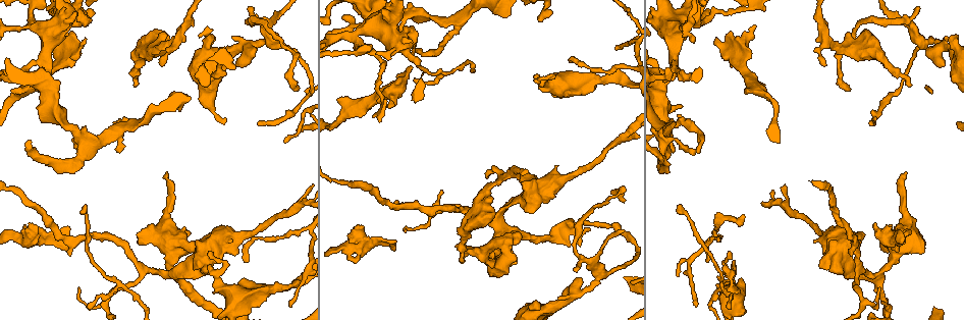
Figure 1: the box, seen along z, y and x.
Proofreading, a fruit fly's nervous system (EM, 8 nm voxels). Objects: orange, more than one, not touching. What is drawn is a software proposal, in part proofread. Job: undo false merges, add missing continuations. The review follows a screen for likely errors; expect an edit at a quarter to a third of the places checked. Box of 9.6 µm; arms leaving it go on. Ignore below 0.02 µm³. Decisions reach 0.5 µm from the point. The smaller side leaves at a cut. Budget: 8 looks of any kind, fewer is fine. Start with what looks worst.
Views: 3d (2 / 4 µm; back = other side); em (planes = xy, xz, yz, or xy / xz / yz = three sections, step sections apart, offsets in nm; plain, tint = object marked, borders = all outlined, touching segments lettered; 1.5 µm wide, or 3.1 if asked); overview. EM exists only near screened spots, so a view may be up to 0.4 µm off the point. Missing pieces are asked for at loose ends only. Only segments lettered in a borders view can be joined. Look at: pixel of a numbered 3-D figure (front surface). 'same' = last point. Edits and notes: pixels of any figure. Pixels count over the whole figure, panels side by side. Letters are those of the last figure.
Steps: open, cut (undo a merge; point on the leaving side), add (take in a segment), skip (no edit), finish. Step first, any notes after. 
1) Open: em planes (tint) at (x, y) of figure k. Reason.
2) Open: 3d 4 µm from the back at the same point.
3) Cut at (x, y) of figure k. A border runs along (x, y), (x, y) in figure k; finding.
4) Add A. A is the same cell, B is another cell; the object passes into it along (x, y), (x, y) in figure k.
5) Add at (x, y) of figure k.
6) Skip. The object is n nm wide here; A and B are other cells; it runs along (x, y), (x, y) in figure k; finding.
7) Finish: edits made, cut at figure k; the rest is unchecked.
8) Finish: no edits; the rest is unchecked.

Open: em planes (borders) at (355, 227) of figure 1. An open end.

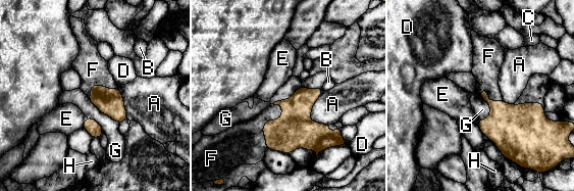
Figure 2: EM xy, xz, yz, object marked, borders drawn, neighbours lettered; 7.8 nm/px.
Add at (244, 143) of figure 2. The longest contact is with F, 360 nm; F is the same cell, A, B, C, D, E, G and H are other cells; the neuron continues.

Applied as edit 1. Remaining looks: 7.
Open: overview.

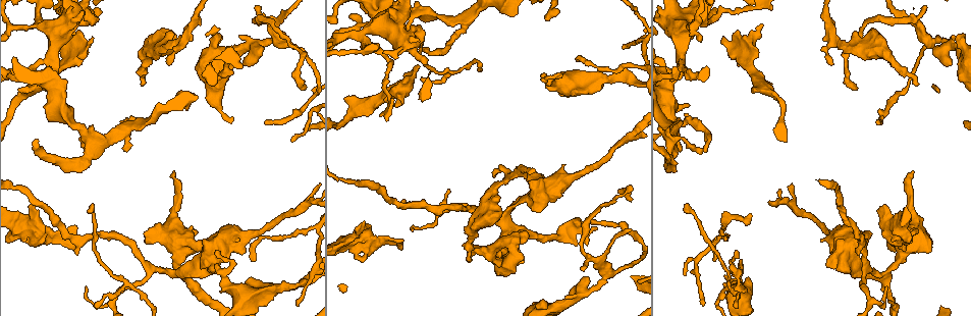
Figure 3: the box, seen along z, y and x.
Open: em xz step 8 (tint) at (467, 260) of figure 3. Free end.

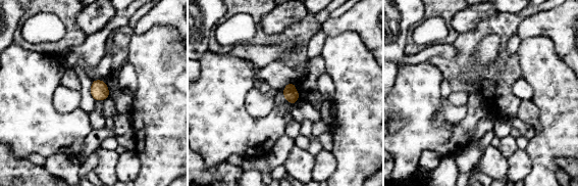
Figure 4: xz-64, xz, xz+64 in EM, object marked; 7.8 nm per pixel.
Open: em planes (borders) at the same point. Another direction.

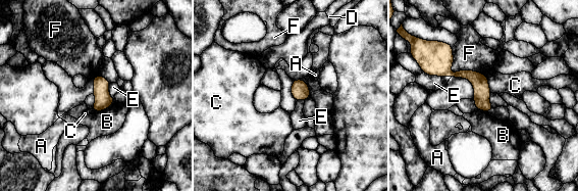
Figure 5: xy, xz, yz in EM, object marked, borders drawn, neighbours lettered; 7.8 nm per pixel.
Skip. A, B, C, D, E and F are other cells; none of them fits.

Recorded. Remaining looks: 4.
Open: 3d 2 µm at (169, 65) of figure 3. Branch stops here.

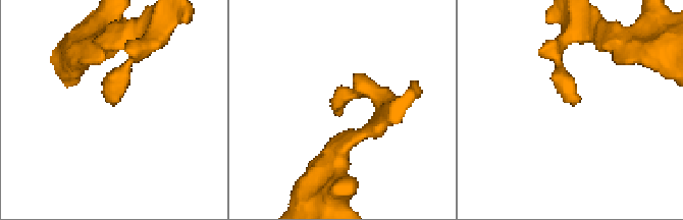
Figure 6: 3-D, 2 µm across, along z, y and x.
Open: em planes (borders) at (339, 112) of figure 6.

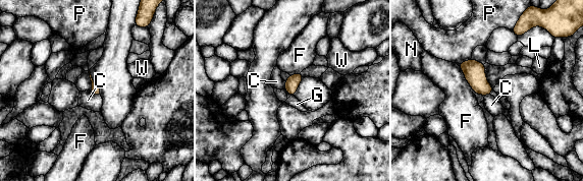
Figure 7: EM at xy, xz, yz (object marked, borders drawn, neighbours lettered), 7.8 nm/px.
Skip. C, F, G, L, N, P and W are other cells; a border runs along (90, 91), (100, 96) in figure 7; none of them fits.

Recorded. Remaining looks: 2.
Finish: edits made, add at figure 2; the rest is unchecked.

